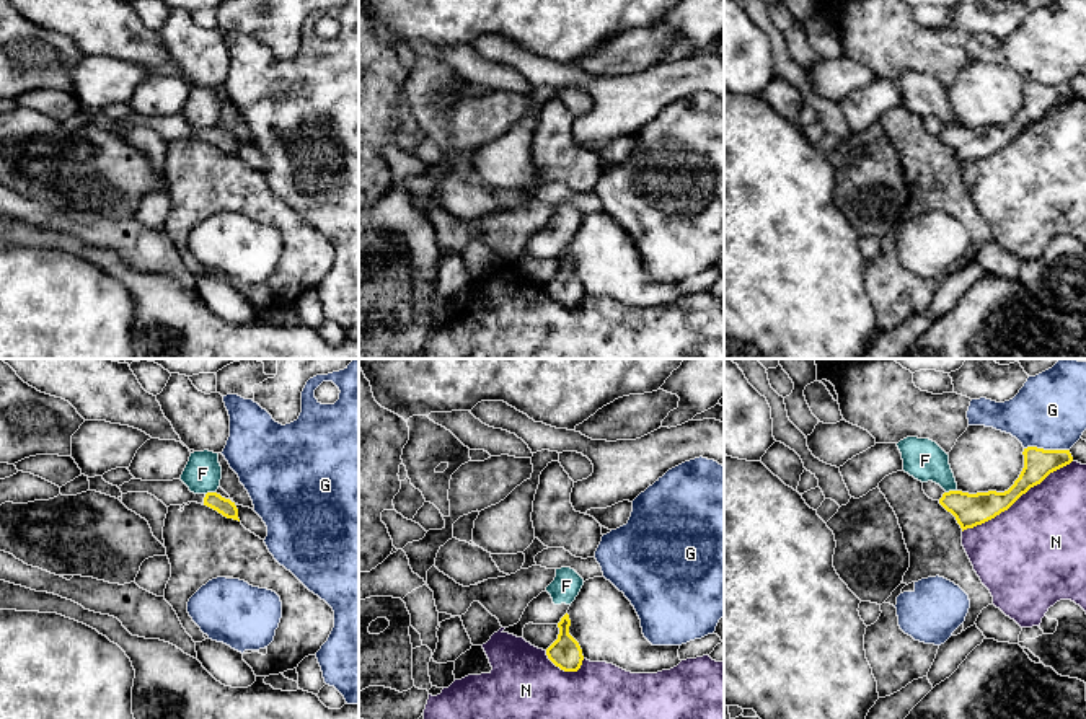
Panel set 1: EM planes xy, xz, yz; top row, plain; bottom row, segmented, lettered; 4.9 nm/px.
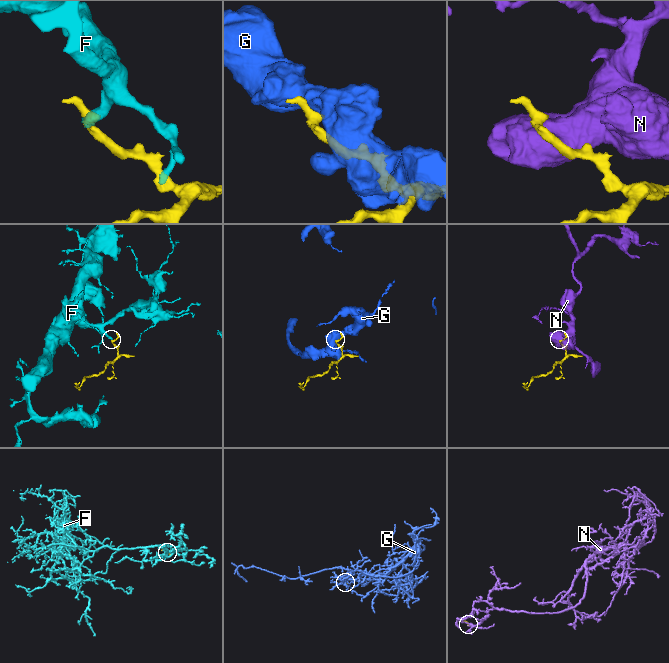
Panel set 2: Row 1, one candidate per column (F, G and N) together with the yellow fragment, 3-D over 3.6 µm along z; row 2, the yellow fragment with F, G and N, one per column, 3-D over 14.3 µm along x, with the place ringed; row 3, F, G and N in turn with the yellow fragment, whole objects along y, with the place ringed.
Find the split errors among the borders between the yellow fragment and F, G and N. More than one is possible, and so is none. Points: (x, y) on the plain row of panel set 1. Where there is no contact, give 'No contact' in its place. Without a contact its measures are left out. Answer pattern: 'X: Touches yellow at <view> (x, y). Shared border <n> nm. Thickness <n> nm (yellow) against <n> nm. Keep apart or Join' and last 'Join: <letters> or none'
F: Touches yellow at yz (951, 126). Shared border 60 nm. Thickness 160 nm (yellow) against 200 nm. Keep apart
G: Touches yellow at yz (1047, 85). Shared border 220 nm. Thickness 150 nm (yellow) against 360 nm. Keep apart
N: Touches yellow at yz (1016, 134). Shared border 650 nm. Thickness 160 nm (yellow) against 460 nm. Keep apart
Join: none

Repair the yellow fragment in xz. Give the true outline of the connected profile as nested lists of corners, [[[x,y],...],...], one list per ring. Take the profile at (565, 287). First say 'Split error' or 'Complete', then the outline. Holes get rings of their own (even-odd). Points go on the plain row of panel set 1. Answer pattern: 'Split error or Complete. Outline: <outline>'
Complete. Outline: [[[566,248],[558,258],[558,274],[546,284],[548,293],[564,307],[577,307],[584,290],[579,277],[569,269],[571,254]]]

